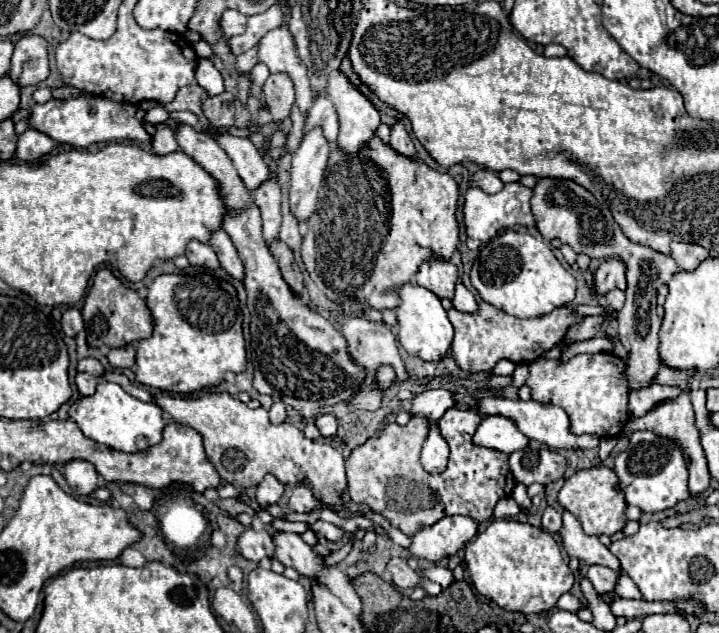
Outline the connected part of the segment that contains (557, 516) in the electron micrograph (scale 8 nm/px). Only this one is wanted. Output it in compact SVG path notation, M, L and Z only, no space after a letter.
M546 508L544 510L544 516L542 516L542 526L548 532L558 532L560 526L562 526L562 514L556 512L554 508Z

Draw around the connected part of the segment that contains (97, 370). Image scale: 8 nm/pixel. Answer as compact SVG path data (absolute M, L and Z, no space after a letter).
M84 358L78 362L78 372L88 372L88 374L100 378L104 374L104 368L96 358Z

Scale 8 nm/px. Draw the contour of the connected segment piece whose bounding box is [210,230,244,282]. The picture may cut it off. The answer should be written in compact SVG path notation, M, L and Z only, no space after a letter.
M216 230L212 232L210 238L210 246L214 246L214 252L220 260L220 266L238 282L244 282L244 264L230 240L230 236L224 230Z

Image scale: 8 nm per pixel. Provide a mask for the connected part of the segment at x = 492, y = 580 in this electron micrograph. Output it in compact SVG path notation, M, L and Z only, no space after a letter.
M492 520L474 542L466 546L464 562L470 570L474 588L512 612L552 610L556 600L574 584L574 574L566 566L556 540L542 528L516 520Z

